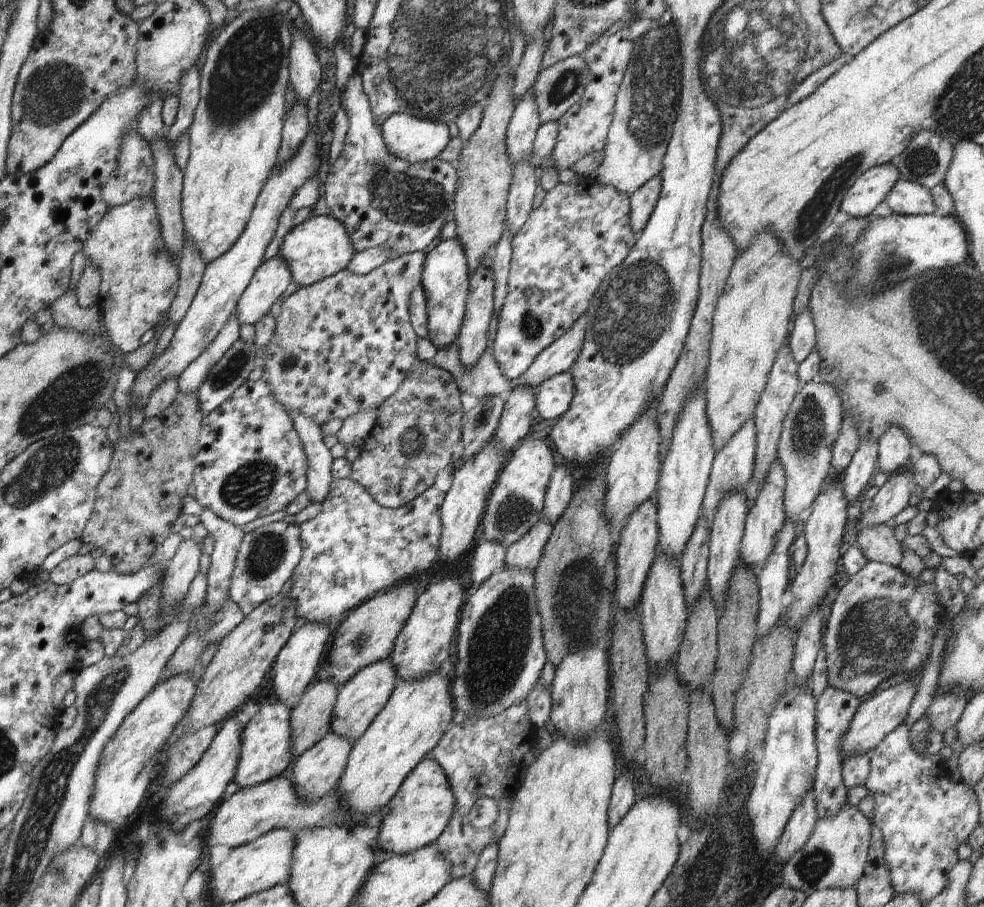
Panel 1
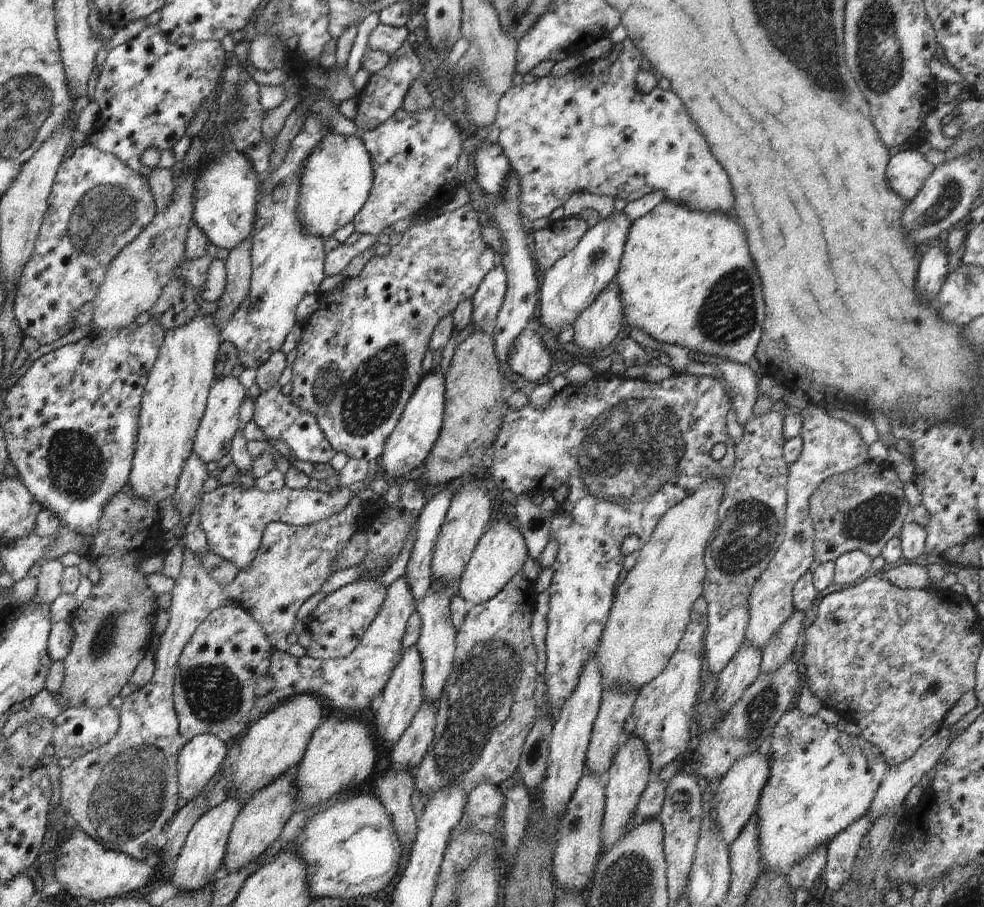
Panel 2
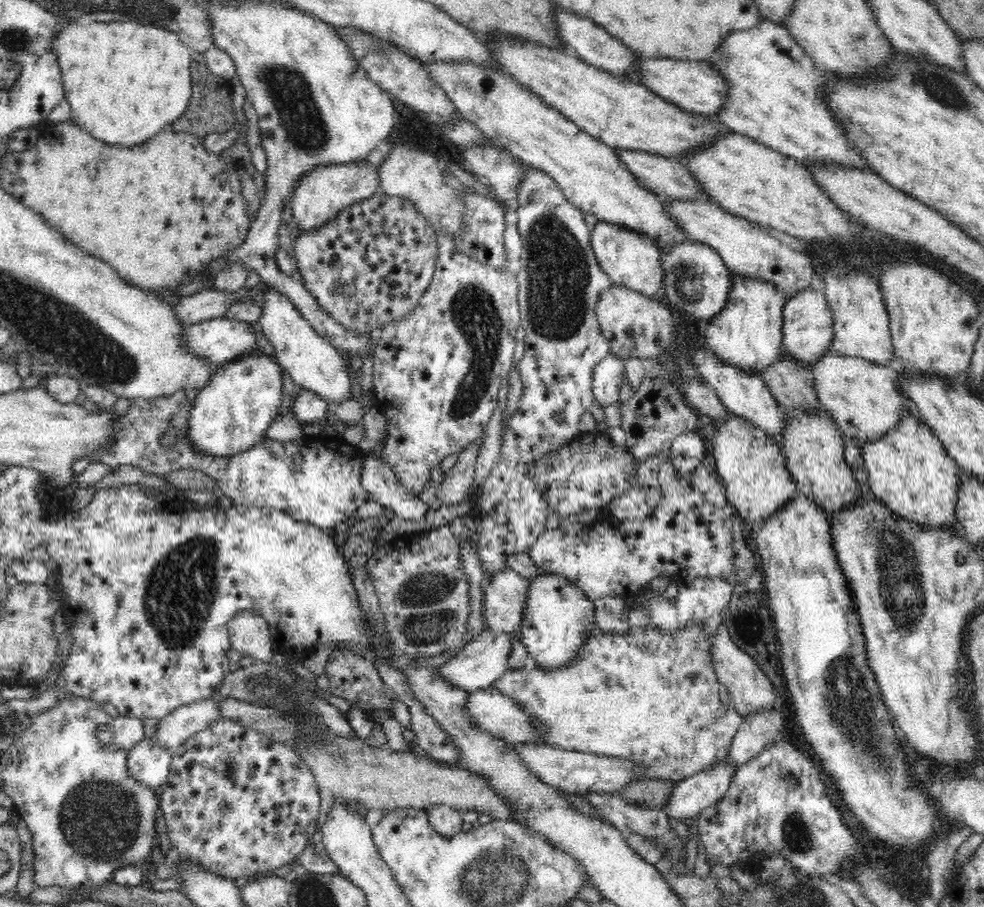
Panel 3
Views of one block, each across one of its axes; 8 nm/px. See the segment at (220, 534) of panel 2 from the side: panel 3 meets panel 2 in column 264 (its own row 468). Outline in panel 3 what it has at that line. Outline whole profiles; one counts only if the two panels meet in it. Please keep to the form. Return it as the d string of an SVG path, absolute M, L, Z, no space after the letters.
M522 162L523 170L525 173L521 176L524 178L520 181L519 187L517 188L517 200L515 204L516 214L517 214L517 227L520 231L520 237L522 237L522 252L521 259L519 260L519 266L516 271L517 280L519 281L519 294L518 294L518 303L520 306L520 326L525 330L525 351L522 360L520 361L519 374L521 377L521 382L523 384L523 391L520 397L519 407L516 409L516 412L509 418L507 425L503 431L503 445L501 446L501 452L499 456L499 462L492 468L488 478L484 480L482 484L482 493L480 494L476 503L472 504L474 512L471 515L474 515L476 521L478 522L477 534L470 533L470 539L473 539L477 542L477 554L479 554L479 560L481 561L481 568L483 571L489 573L489 576L492 576L494 573L500 572L507 567L506 559L514 553L528 553L529 548L532 546L533 542L536 542L536 539L539 538L545 530L546 520L549 516L549 504L547 498L544 495L540 495L536 490L535 482L532 480L532 477L529 476L528 469L542 457L545 457L548 453L552 451L557 451L560 447L565 447L572 443L575 436L582 434L579 430L579 422L581 416L588 410L595 400L593 395L593 371L597 366L598 362L602 360L606 355L611 352L608 341L604 338L602 331L600 330L600 325L598 324L598 319L596 316L596 304L598 304L598 298L602 292L607 291L613 284L608 275L604 273L604 270L598 265L596 261L596 255L594 255L594 250L592 249L592 241L590 241L590 231L588 226L582 217L582 211L580 208L576 207L572 203L568 202L568 199L564 196L562 189L558 186L558 183L552 179L550 175L535 169L532 166L526 165Z

